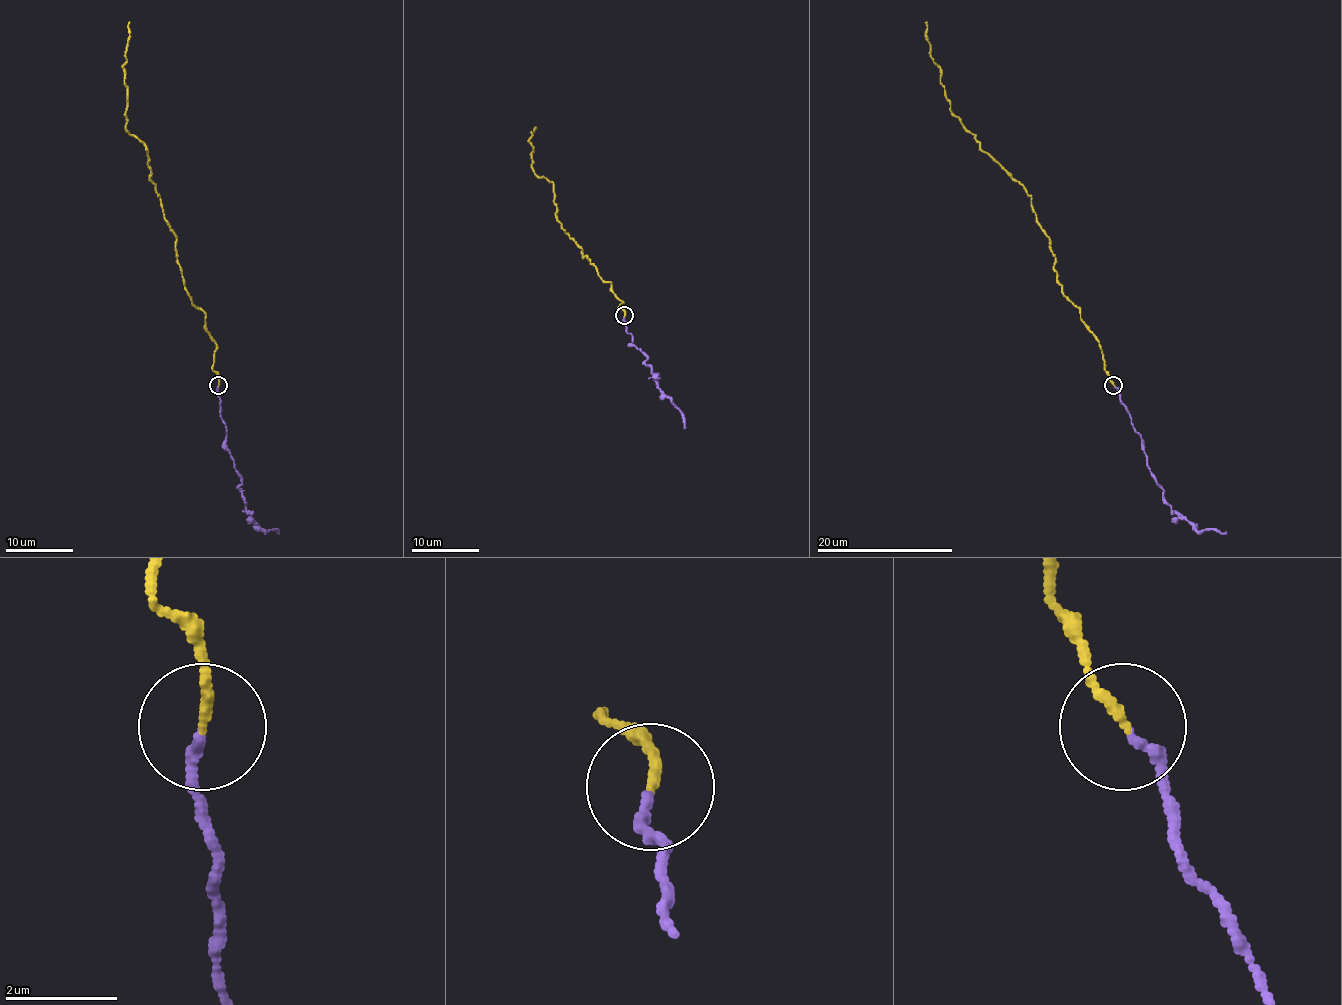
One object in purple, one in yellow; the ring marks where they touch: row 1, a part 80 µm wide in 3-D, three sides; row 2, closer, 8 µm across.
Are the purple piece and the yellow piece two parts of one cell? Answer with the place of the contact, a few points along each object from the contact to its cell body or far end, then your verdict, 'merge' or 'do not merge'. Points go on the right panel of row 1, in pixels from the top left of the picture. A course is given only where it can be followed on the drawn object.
place (1113, 385); course purple (1114, 384), (1139, 435), (1148, 468), (1163, 490), (1165, 502), (1195, 529), (1212, 529), (1226, 534); course yellow (1114, 384), (1100, 344), (1056, 278), (1049, 237), (1030, 196), (951, 113), (927, 21); merge

